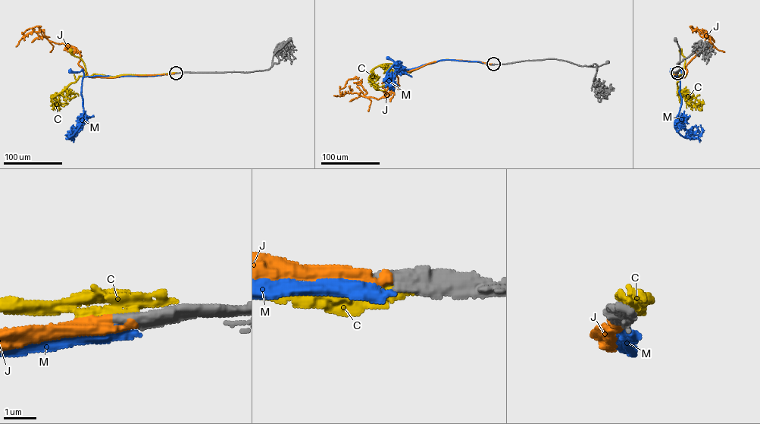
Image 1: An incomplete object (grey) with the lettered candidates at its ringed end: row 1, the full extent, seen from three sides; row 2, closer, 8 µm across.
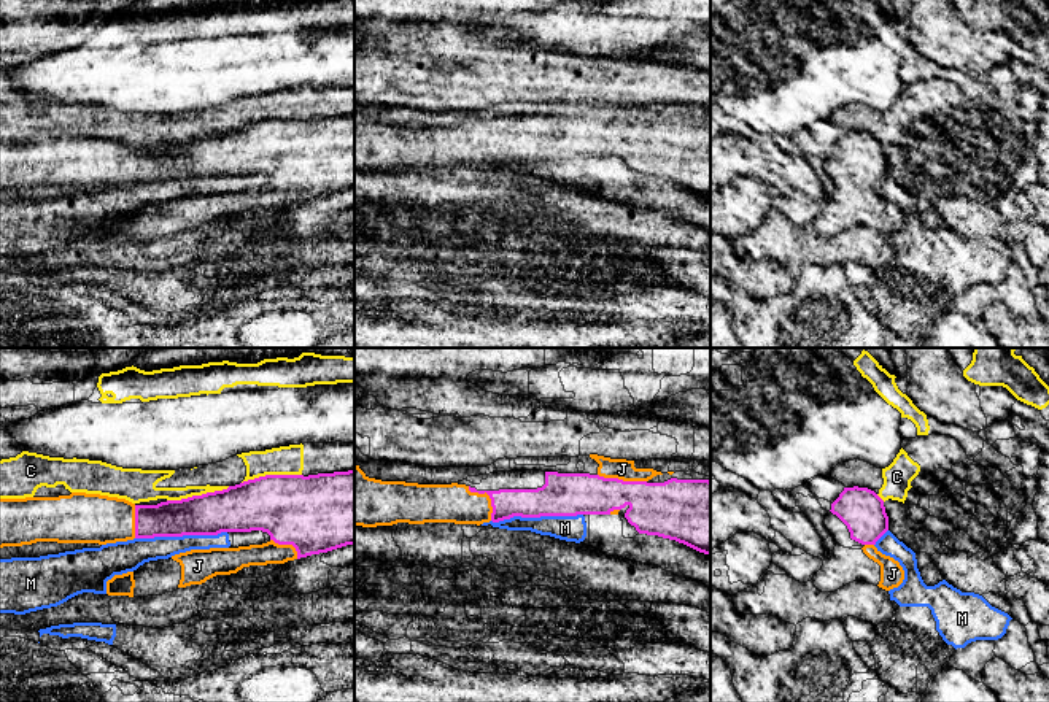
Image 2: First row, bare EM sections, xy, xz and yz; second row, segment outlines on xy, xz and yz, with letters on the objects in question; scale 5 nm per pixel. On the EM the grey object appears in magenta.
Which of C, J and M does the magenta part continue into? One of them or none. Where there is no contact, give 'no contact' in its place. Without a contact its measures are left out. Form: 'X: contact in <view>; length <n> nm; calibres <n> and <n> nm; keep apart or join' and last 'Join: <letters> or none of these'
C: contact in xy; length 320 nm; calibres 240 and 90 nm; keep apart
J: contact in xz; length 260 nm; calibres 280 and 110 nm; join
M: contact in xy; length 460 nm; calibres 220 and 140 nm; keep apart
Join: J

